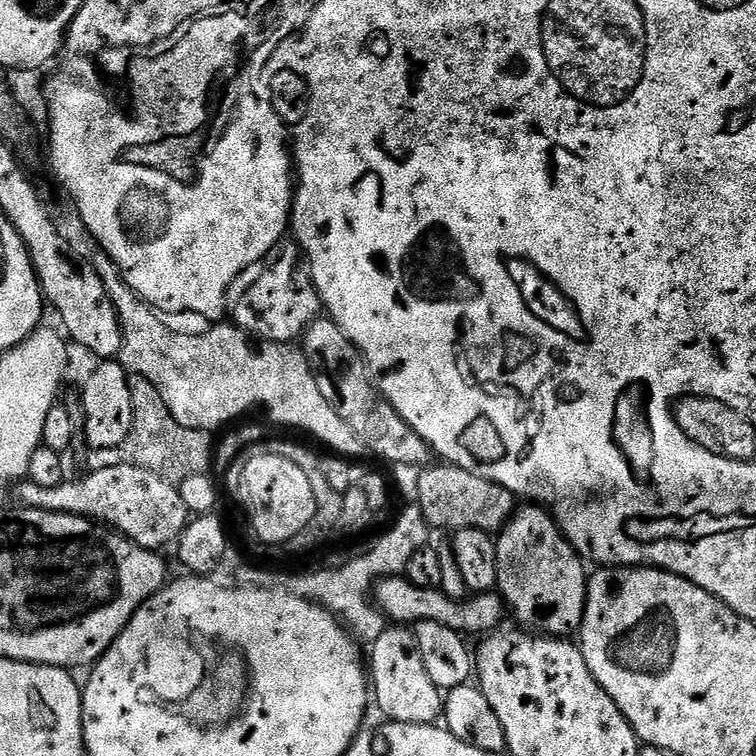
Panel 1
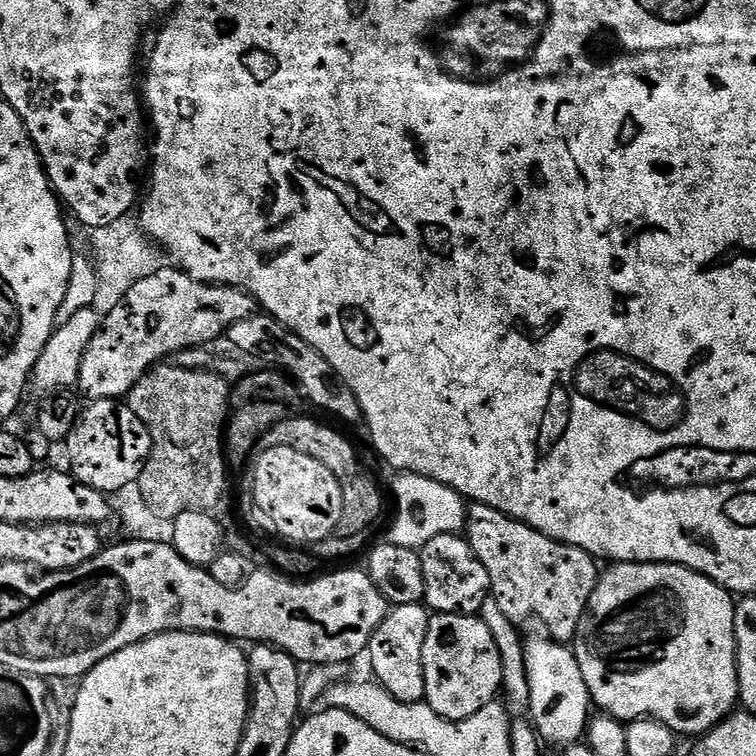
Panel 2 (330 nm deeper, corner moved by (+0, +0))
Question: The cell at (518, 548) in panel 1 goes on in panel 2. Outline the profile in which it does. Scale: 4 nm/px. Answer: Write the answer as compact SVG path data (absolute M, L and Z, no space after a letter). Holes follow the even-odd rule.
M547 634L541 636L527 637L523 641L525 654L526 678L529 680L529 702L527 711L530 719L536 728L536 733L540 735L541 741L545 745L567 746L570 744L581 743L585 739L586 729L590 723L588 708L590 709L590 697L586 678L582 678L582 670L576 661L576 653L567 643L554 640Z

